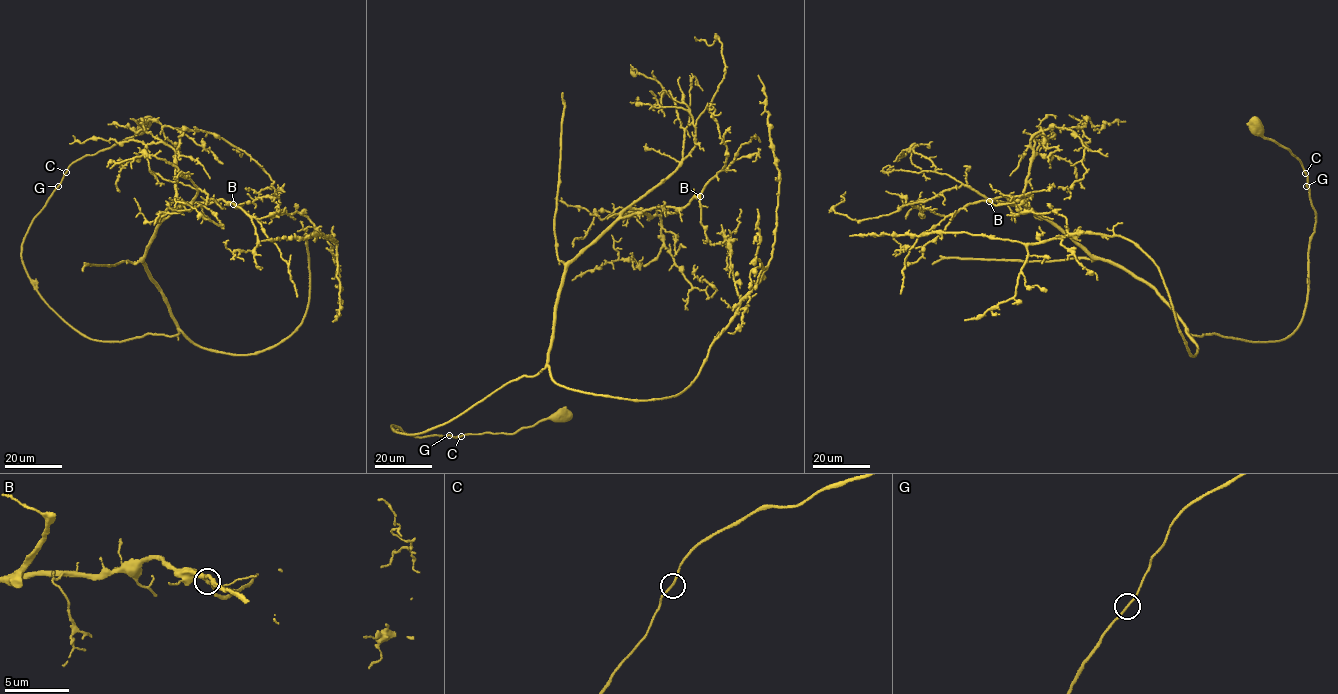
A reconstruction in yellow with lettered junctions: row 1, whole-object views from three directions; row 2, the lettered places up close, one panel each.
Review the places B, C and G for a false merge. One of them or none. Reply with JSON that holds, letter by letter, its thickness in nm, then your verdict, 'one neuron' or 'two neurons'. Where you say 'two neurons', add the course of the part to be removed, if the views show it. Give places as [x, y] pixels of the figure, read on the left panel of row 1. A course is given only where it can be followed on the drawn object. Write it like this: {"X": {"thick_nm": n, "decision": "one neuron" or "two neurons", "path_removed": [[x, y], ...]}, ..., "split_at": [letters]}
{"B": {"thick_nm": 300, "decision": "one neuron"}, "C": {"thick_nm": 170, "decision": "one neuron"}, "G": {"thick_nm": 180, "decision": "one neuron"}, "split_at": []}

